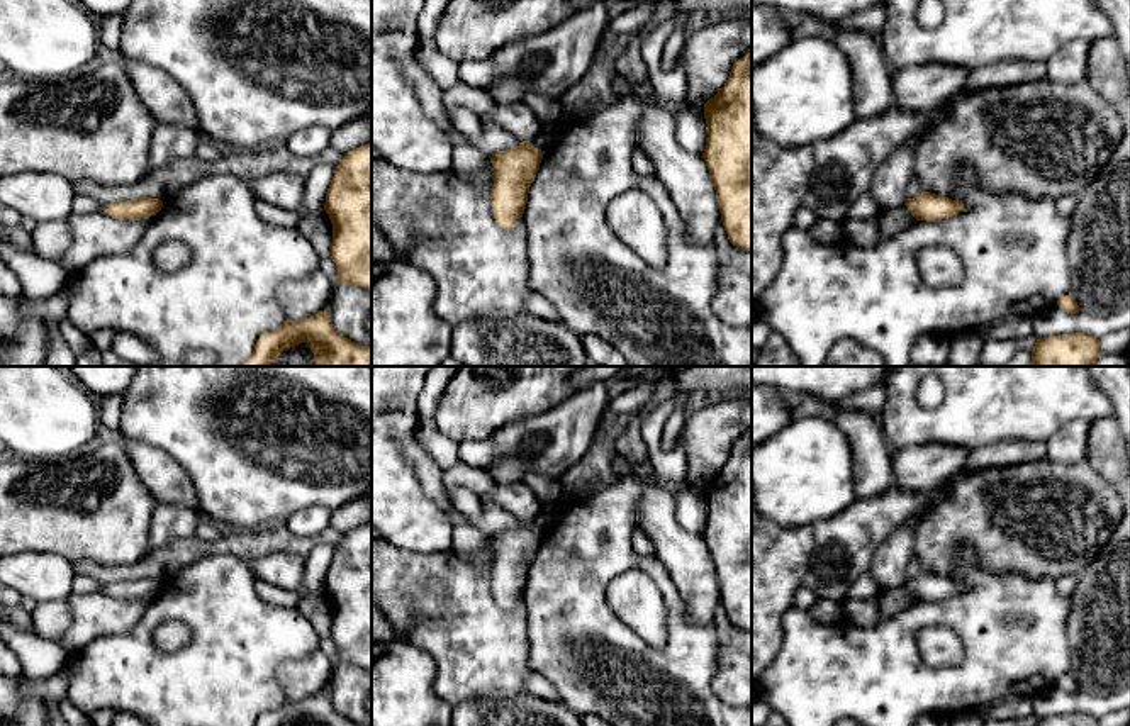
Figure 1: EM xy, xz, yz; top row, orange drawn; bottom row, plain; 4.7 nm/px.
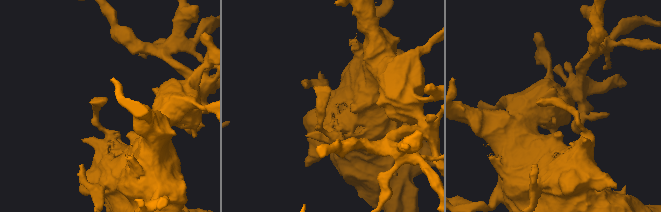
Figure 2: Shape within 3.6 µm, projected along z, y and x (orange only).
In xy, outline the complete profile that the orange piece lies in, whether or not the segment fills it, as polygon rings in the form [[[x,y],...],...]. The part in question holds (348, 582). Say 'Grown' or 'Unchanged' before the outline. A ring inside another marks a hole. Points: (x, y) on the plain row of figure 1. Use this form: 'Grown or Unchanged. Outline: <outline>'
Unchanged. Outline: [[[372,522],[343,536],[326,573],[338,663],[372,667]]]

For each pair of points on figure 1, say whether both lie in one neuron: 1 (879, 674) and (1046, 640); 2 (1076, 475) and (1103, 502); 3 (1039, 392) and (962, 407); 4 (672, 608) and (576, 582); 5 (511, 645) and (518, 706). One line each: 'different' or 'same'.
1: same
2: same
3: same
4: same
5: different

